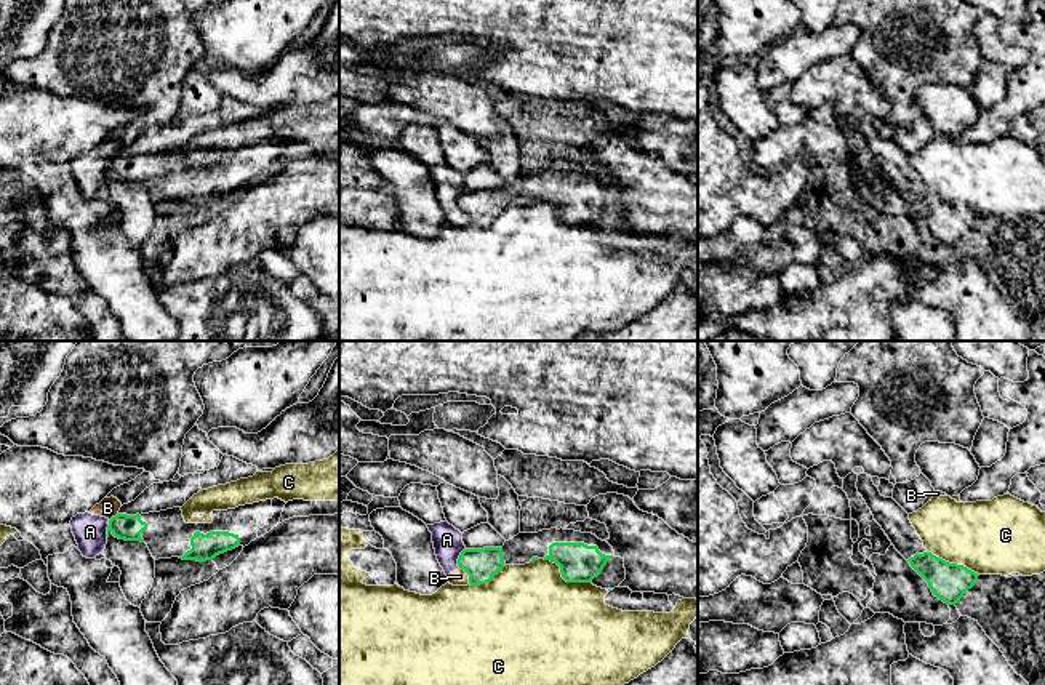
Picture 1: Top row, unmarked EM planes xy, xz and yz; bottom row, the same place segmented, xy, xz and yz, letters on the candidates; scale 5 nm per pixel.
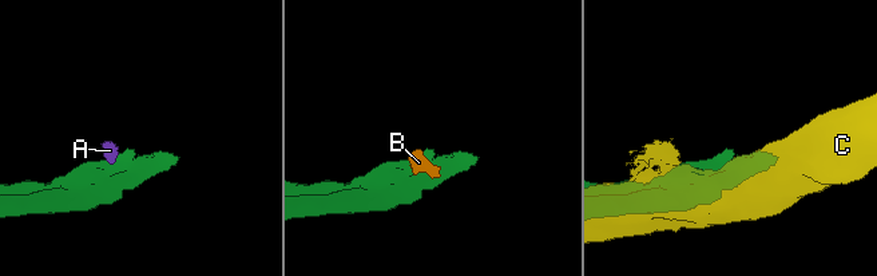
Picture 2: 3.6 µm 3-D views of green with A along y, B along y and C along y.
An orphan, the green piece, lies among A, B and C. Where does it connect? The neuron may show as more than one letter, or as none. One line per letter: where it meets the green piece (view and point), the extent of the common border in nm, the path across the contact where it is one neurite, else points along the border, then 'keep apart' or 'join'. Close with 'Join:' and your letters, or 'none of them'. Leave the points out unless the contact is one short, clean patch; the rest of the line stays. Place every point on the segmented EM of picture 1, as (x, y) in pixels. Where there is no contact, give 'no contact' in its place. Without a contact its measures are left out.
A: contact xz (460, 557); length 110 nm; border xz (464, 548), (458, 559), (458, 567); keep apart
B: contact xz (468, 573); length 100 nm; border xz (460, 567), (468, 575), (469, 583); keep apart
C: contact xz (564, 578); length 260 nm; keep apart
Join: none of them

